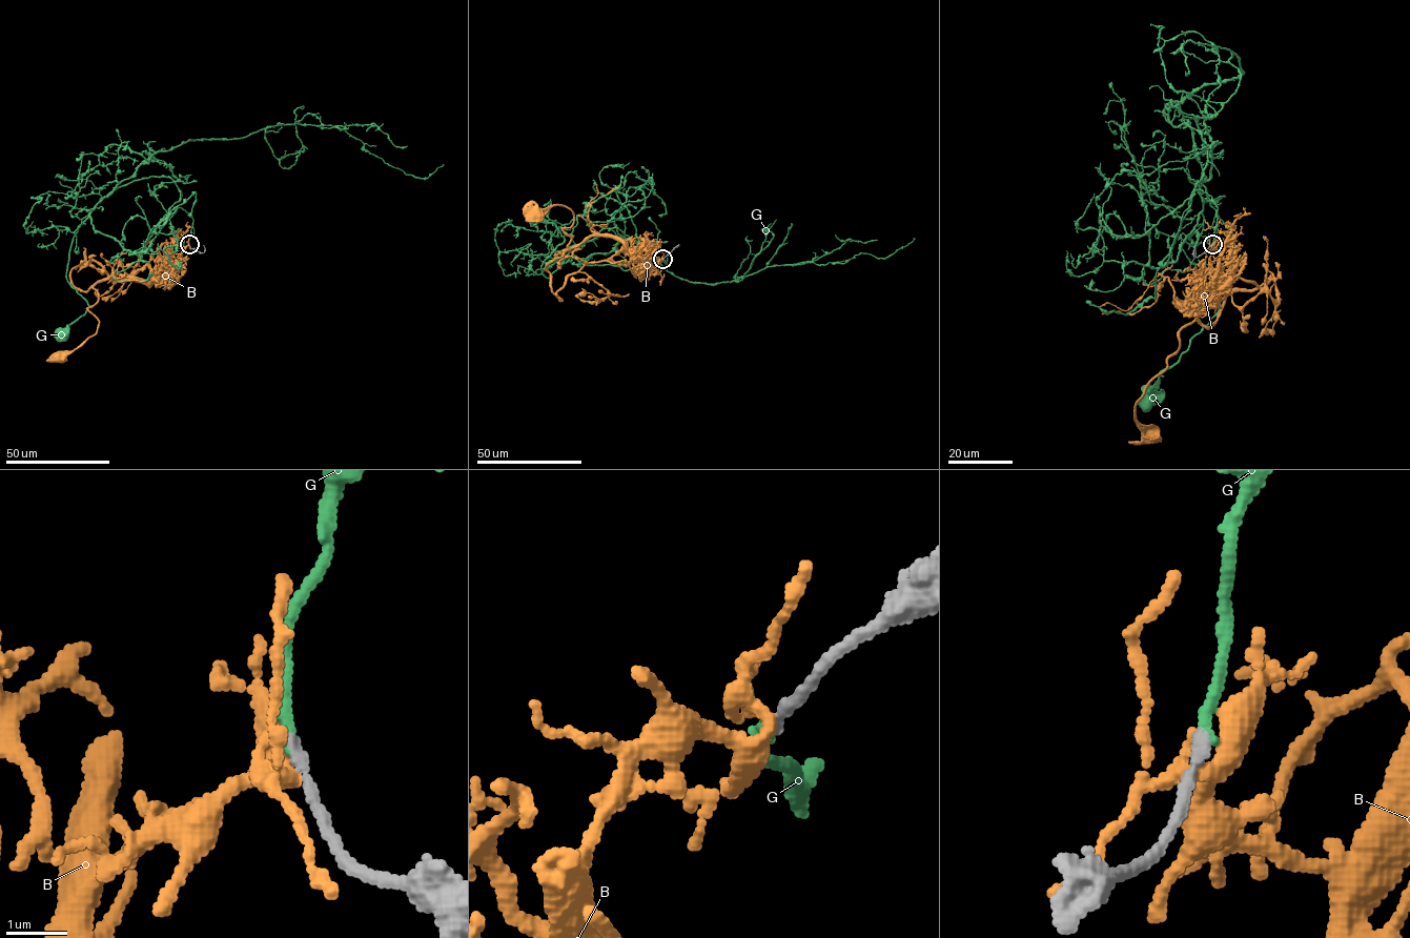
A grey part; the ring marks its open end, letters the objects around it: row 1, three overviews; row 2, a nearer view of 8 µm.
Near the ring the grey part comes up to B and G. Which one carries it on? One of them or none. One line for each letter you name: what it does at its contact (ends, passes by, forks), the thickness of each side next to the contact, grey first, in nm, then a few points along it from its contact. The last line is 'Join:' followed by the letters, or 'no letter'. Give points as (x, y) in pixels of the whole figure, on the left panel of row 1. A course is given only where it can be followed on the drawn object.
G: It ends there. Thickness 180 nm (grey) against 160 nm. Its course: (189, 244), (178, 207), (144, 253), (126, 250), (92, 223), (102, 198), (66, 271), (88, 308), (61, 333)
Join: G

